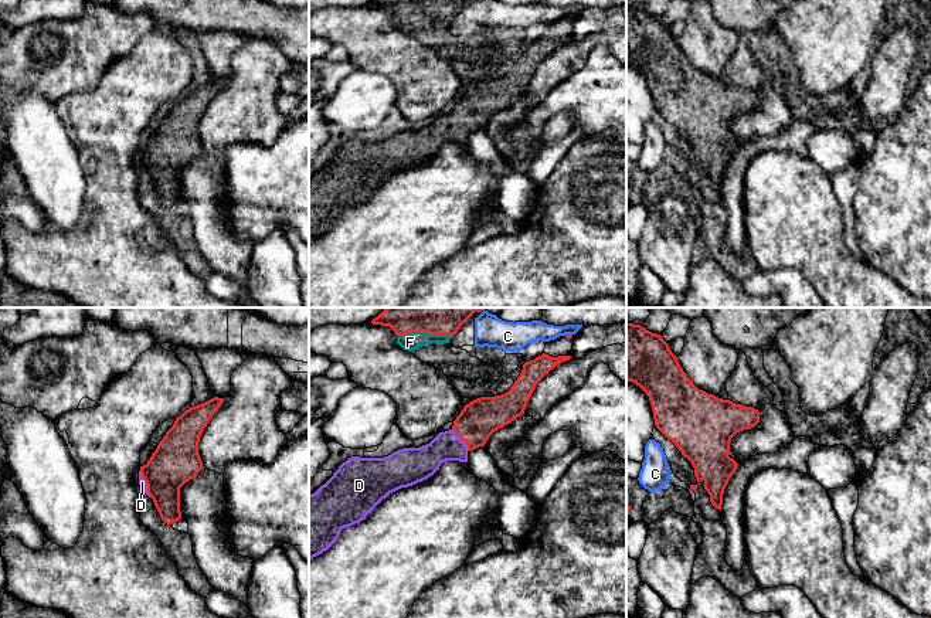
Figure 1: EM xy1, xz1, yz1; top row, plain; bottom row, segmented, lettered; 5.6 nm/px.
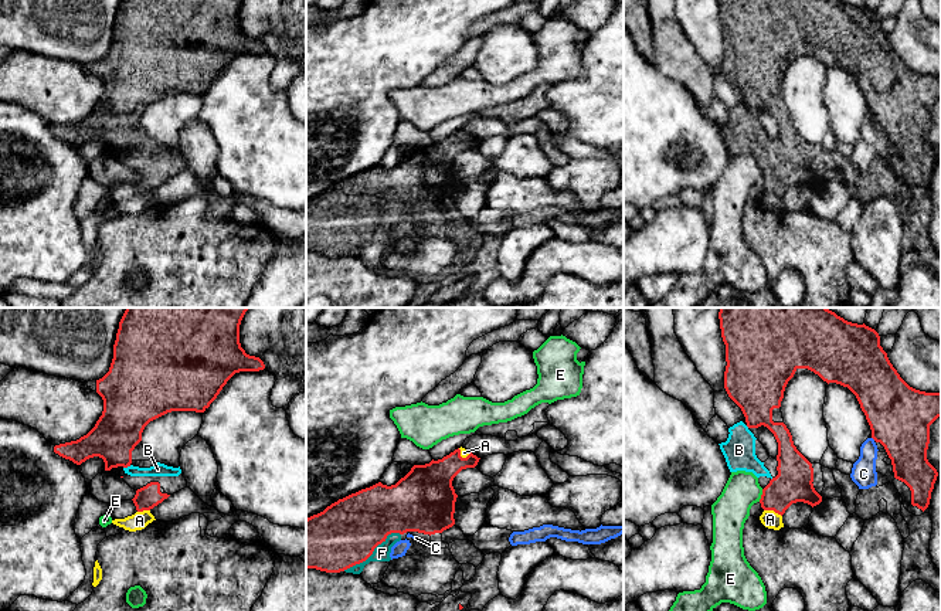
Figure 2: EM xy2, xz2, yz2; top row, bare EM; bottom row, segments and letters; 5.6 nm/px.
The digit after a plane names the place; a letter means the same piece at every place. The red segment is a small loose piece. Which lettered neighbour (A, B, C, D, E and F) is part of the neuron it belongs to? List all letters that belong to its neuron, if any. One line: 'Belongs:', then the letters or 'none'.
Belongs: B, D, F

